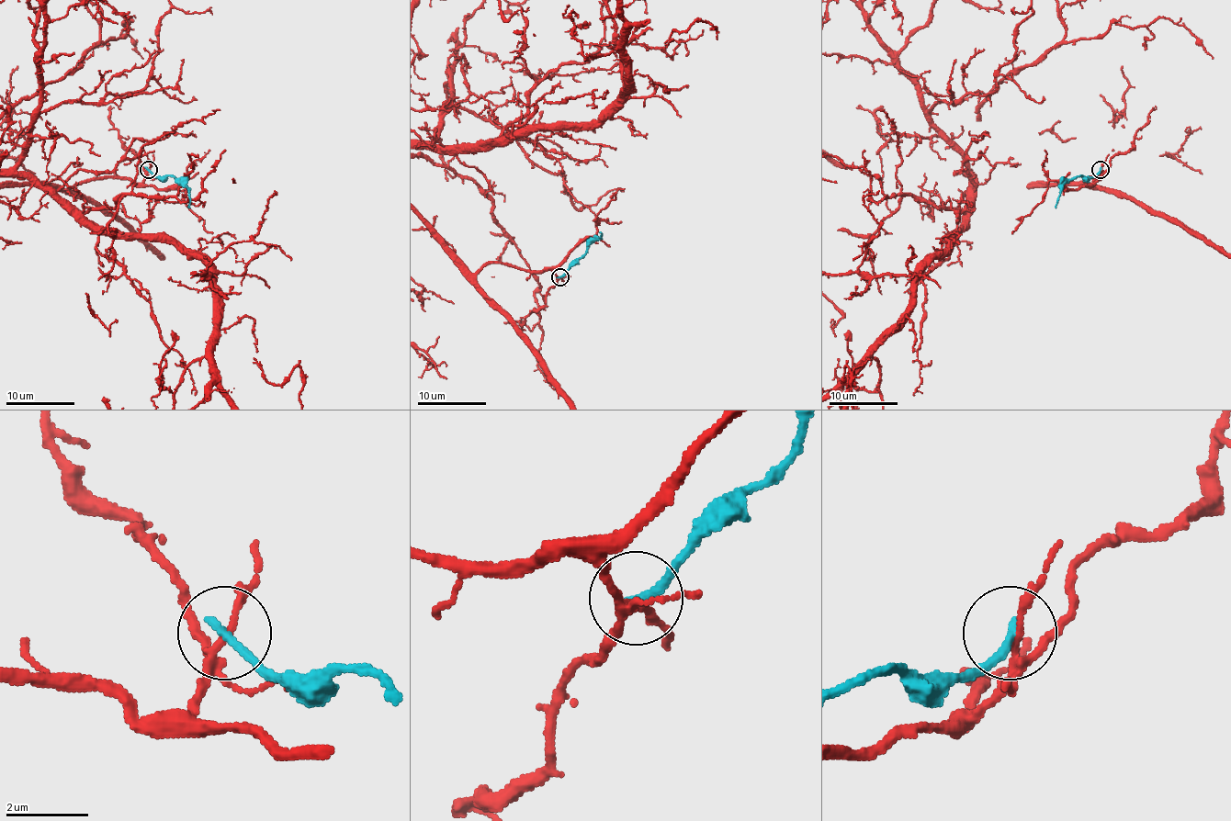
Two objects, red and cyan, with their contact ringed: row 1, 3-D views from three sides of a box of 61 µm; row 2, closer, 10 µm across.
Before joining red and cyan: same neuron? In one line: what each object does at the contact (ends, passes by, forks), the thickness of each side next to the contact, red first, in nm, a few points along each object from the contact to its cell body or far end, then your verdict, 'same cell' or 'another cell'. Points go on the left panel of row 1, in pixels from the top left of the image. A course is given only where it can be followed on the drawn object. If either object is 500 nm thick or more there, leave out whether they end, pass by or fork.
red forks; cyan ends; calibres 170 and 240 nm; course cyan (148, 170), (158, 177), (172, 175), (182, 184), (187, 189), (189, 208); another cell

